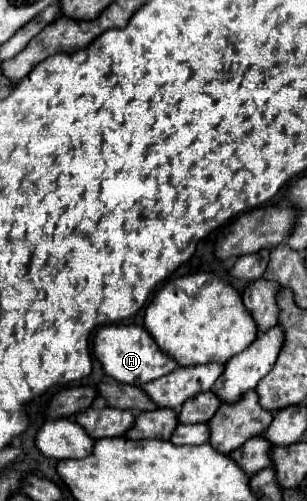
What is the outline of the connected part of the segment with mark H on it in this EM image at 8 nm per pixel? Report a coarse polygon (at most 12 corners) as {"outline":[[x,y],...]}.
{"outline":[[104,325],[106,375],[146,385],[178,367],[140,325]]}

